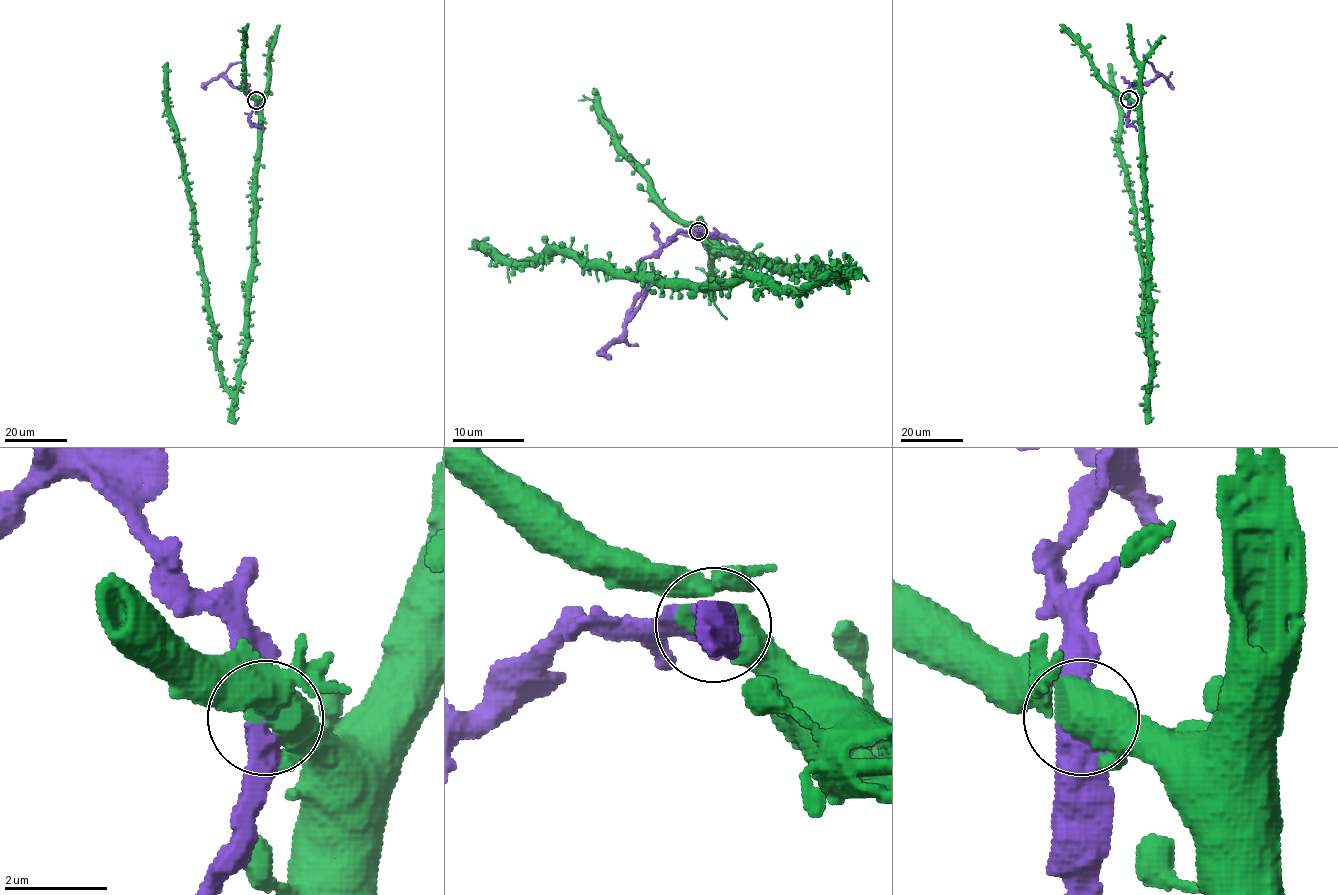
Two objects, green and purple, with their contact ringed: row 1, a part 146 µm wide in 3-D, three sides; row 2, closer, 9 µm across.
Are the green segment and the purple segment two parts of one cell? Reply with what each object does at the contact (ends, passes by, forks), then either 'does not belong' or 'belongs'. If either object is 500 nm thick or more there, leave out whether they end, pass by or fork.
does not belong

